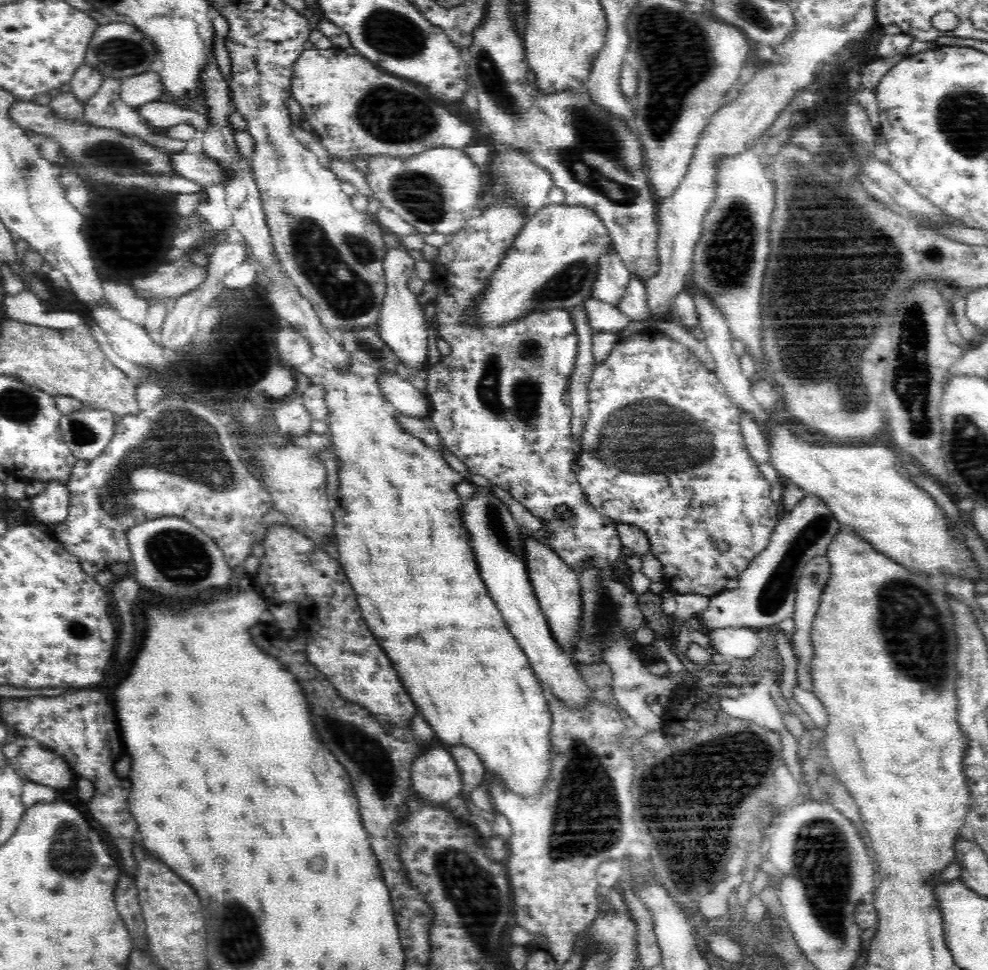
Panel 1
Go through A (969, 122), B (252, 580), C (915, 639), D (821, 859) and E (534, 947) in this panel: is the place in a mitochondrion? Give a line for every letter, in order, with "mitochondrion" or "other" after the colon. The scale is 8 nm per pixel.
A: mitochondrion
B: other
C: mitochondrion
D: mitochondrion
E: other

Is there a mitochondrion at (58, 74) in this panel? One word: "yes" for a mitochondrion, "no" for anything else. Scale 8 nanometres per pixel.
no

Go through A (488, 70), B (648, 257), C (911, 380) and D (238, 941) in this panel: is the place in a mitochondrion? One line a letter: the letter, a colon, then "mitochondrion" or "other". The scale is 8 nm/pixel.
A: mitochondrion
B: other
C: mitochondrion
D: mitochondrion

